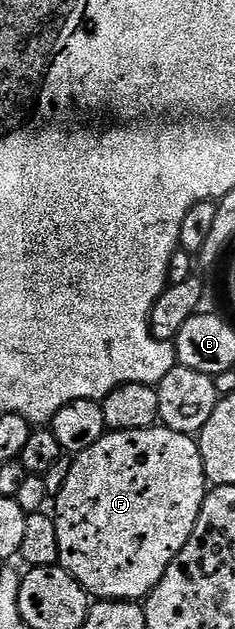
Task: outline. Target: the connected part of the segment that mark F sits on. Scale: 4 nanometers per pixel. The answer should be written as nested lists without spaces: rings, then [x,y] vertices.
[[[163,426],[144,430],[124,430],[123,432],[107,431],[106,435],[100,438],[100,442],[96,442],[96,446],[88,446],[88,450],[77,453],[70,460],[68,478],[64,478],[64,486],[58,491],[57,496],[53,497],[52,515],[56,526],[56,542],[60,542],[58,564],[64,570],[68,570],[68,574],[72,574],[72,578],[76,578],[76,582],[80,582],[80,586],[85,588],[91,597],[98,600],[145,601],[146,597],[150,595],[150,591],[160,582],[160,578],[164,578],[164,574],[176,558],[176,554],[180,554],[180,550],[184,550],[184,546],[196,526],[196,518],[200,518],[200,506],[204,506],[207,491],[208,481],[204,462],[198,449],[198,441],[193,435],[176,433],[176,431]]]

